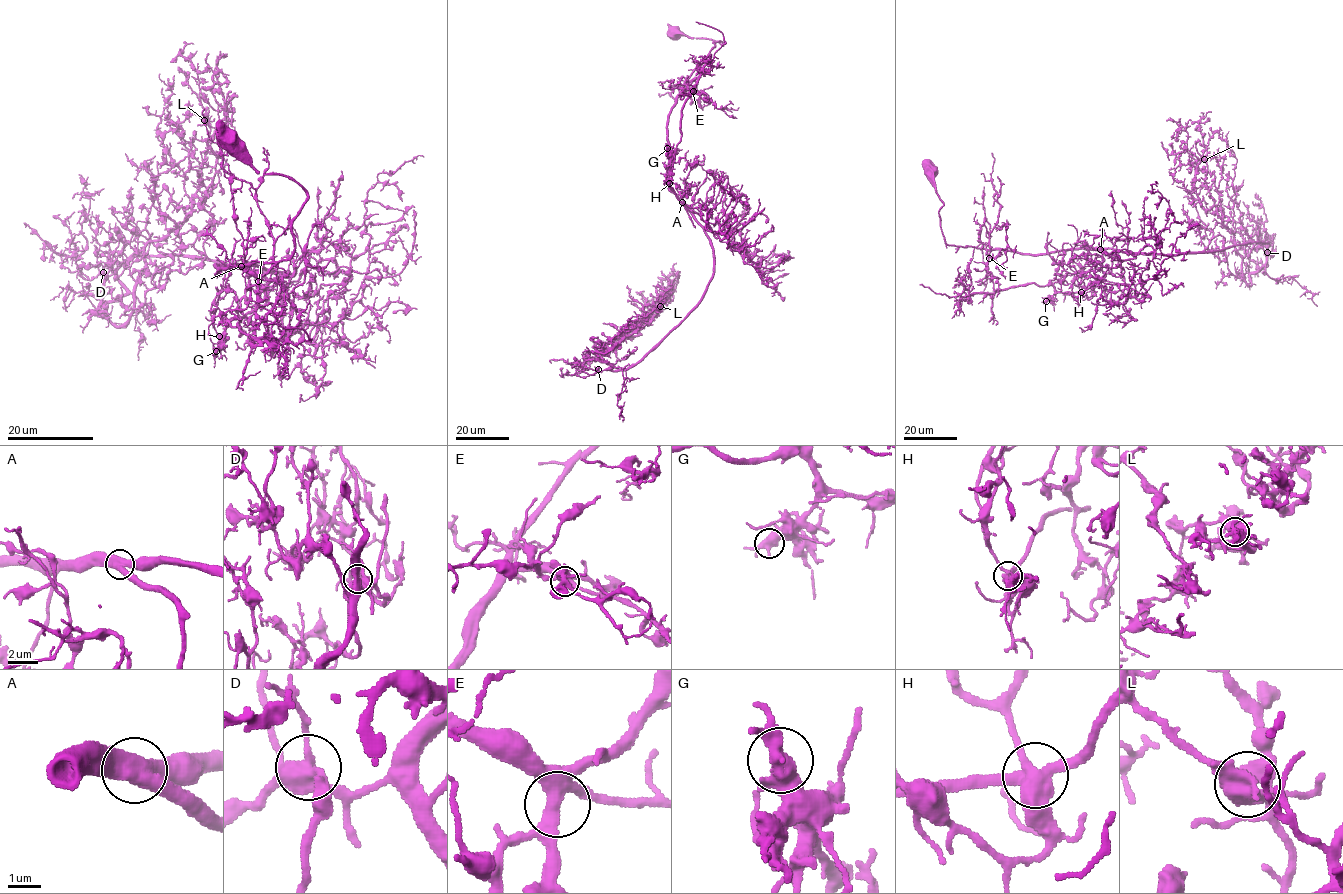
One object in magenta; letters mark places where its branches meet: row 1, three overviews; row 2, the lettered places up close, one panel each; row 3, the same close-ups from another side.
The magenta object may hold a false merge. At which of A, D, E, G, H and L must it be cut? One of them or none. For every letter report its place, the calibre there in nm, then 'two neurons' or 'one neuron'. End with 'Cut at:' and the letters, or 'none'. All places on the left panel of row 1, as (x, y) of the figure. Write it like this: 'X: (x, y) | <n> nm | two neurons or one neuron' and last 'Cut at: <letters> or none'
A: (241, 266) | 500 nm | one neuron
D: (103, 272) | 400 nm | one neuron
E: (258, 281) | 360 nm | one neuron
G: (216, 351) | 400 nm | one neuron
H: (219, 336) | 480 nm | two neurons
L: (204, 120) | 460 nm | one neuron
Cut at: H

